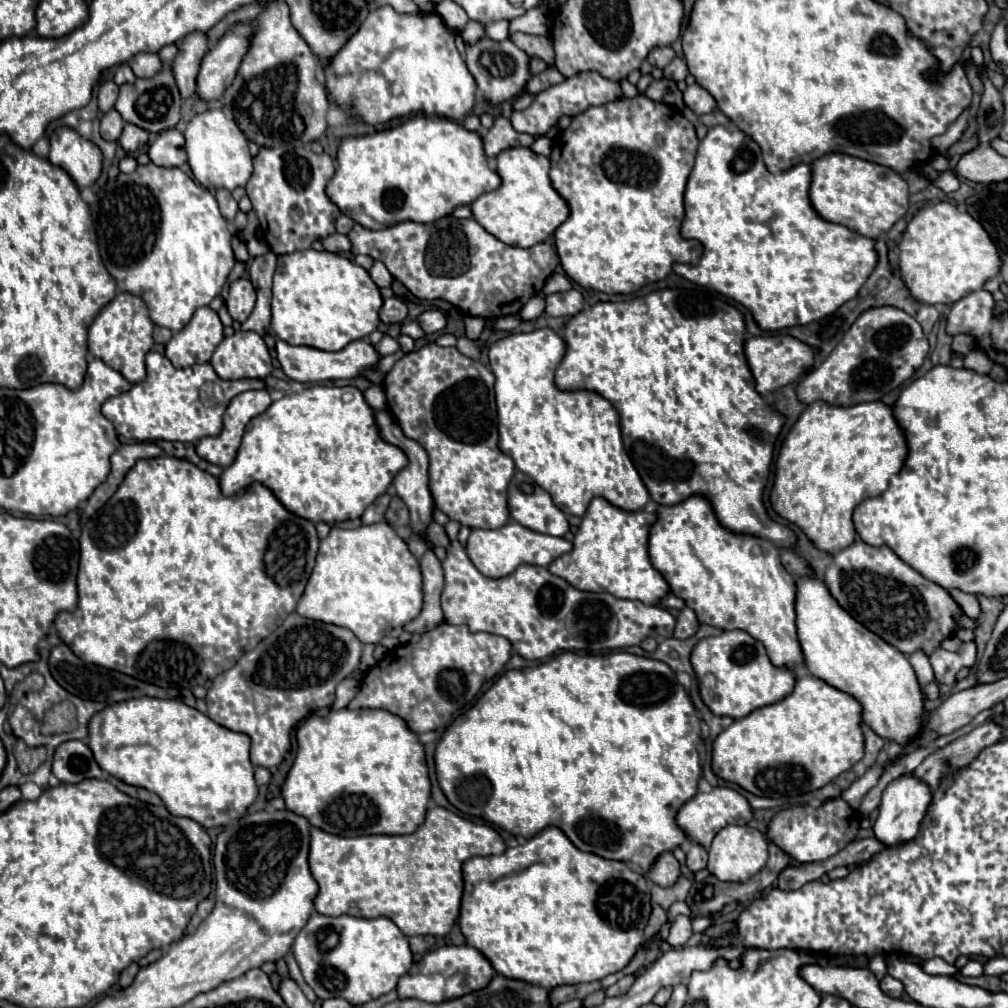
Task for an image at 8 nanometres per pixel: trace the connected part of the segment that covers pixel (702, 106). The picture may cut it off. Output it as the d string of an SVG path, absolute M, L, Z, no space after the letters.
M691 84L691 86L683 92L683 100L685 100L685 104L687 104L697 116L707 114L707 112L711 112L711 110L717 108L715 98L713 98L703 86L699 86L699 84Z

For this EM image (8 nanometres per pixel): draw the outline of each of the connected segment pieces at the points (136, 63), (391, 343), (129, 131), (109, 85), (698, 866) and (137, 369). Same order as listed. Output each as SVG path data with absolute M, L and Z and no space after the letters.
M135 54L131 60L129 60L129 66L133 68L135 76L137 78L153 78L153 74L159 74L163 64L159 60L157 54Z
M383 336L383 340L377 344L377 350L379 350L381 356L393 354L393 352L399 350L399 342L397 342L397 338L393 338L393 336Z
M125 124L125 130L121 132L119 144L123 146L125 152L139 152L147 144L147 132L141 130L139 126Z
M105 80L101 86L99 86L99 94L97 94L97 100L99 100L99 110L105 114L113 108L115 100L117 100L117 94L119 94L119 86L113 82L113 80Z
M693 842L687 850L687 868L697 872L697 870L703 870L705 866L707 866L707 850L701 844Z
M119 292L93 320L89 328L89 354L121 372L131 384L145 380L145 354L153 346L153 322L145 302L129 292Z

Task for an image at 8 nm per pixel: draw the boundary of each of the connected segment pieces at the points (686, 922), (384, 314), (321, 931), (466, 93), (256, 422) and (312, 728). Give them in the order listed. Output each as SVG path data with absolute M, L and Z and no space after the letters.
M675 916L669 928L667 942L673 948L681 948L691 938L691 918L689 916Z
M387 298L383 302L383 308L379 312L381 322L383 324L395 324L395 322L403 322L407 318L407 306L403 304L403 300L399 298Z
M313 914L307 926L297 934L293 954L305 982L313 988L317 998L345 998L353 1006L361 1006L391 992L397 980L413 966L407 936L385 916L359 918L341 914L339 918L331 918Z
M391 6L373 10L361 24L359 32L337 52L331 64L325 68L325 86L329 96L337 100L347 112L361 116L367 124L381 124L393 118L409 114L437 114L449 120L463 120L475 104L475 78L467 70L463 58L457 52L455 38L445 30L443 20L437 14L419 18L415 14L397 14Z
M307 386L299 394L285 394L261 416L253 418L243 434L235 462L221 474L219 484L225 496L233 496L251 482L261 482L293 514L311 522L335 524L359 518L369 504L389 490L395 474L407 466L399 446L385 442L377 430L375 412L355 386Z
M341 708L327 716L311 716L297 730L297 758L281 786L285 804L295 814L305 816L315 828L337 836L363 834L411 834L423 822L431 802L431 780L423 744L405 726L405 720L387 710Z

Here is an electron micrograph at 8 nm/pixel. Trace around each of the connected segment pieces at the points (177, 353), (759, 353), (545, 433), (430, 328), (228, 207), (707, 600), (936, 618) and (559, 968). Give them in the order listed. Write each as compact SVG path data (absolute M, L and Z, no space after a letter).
M209 306L199 308L181 332L175 332L165 346L165 356L175 368L209 362L213 350L223 340L223 324Z
M771 334L771 336L753 336L745 342L745 356L749 368L757 382L757 392L769 394L791 382L795 382L805 370L809 370L815 362L813 348L789 334Z
M539 328L525 334L509 334L489 346L489 366L495 374L495 400L499 416L499 448L513 458L515 466L547 490L557 508L565 514L583 516L595 496L603 496L623 510L639 510L649 502L633 462L629 460L619 428L619 414L601 394L591 390L565 392L553 382L553 372L565 356L563 338L551 328Z
M427 310L417 320L419 320L421 328L425 330L425 334L439 332L439 330L443 330L447 326L447 316L443 312L439 312L439 310Z
M221 188L221 190L217 190L215 198L217 198L217 202L219 202L219 208L221 208L221 214L223 214L223 218L225 218L227 222L233 222L233 220L235 220L235 214L239 212L239 208L237 208L237 202L233 200L231 192Z
M691 496L675 506L659 506L657 522L651 528L649 554L651 564L669 582L671 592L683 598L687 606L695 610L701 624L717 626L721 630L739 628L749 632L755 640L763 642L769 660L775 666L787 666L795 670L803 664L795 628L795 578L781 566L779 548L773 542L725 530L717 522L709 500L703 496Z
M857 540L833 556L823 578L835 600L855 620L907 656L915 650L931 654L945 636L959 628L953 620L959 608L949 592L907 566L889 546L869 546Z
M555 826L501 856L469 858L463 866L463 878L465 892L459 926L467 944L483 952L501 976L543 988L585 984L623 970L641 946L643 930L651 916L651 894L639 872L623 862L581 852Z

